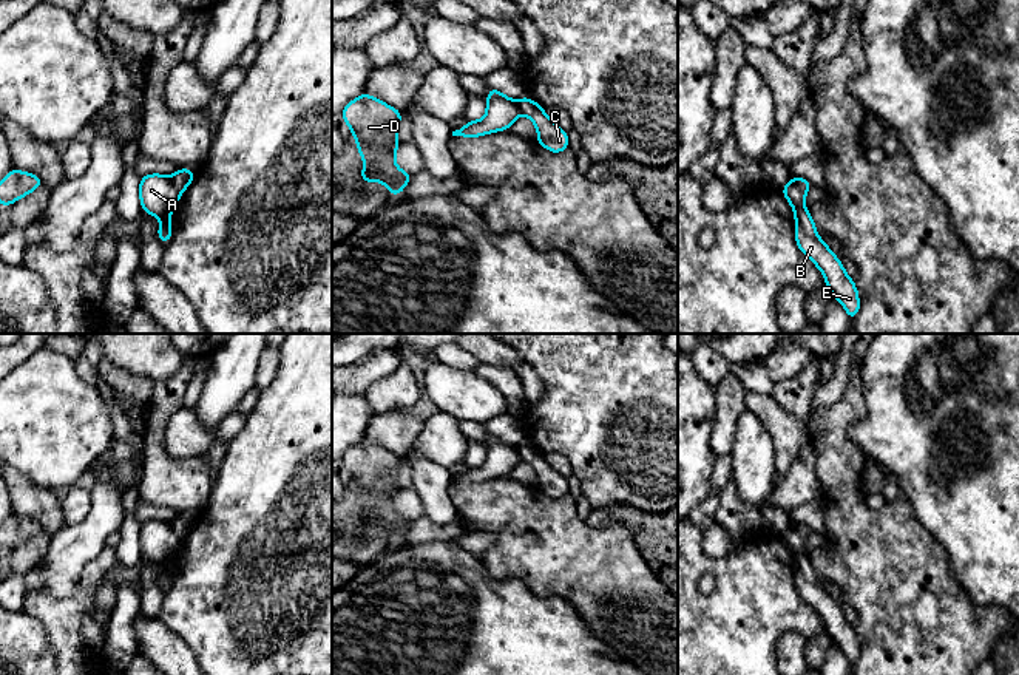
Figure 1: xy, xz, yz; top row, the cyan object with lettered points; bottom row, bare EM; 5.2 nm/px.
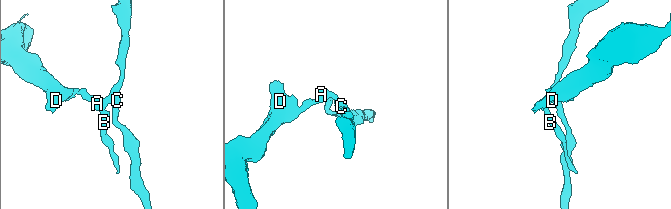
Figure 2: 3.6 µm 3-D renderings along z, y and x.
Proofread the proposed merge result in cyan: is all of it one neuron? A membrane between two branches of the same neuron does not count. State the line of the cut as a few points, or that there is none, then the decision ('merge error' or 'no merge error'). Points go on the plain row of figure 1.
xy (170, 522), (181, 538) | merge error

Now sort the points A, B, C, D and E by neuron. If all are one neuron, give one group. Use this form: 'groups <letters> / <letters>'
groups A B D E / C

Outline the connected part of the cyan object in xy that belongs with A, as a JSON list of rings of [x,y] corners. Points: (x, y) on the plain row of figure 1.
[[[159,519],[142,522],[139,544],[142,556],[157,562],[161,567],[157,576],[159,587],[162,590],[168,589],[171,585],[170,564],[181,544],[181,538],[174,531],[171,522]]]

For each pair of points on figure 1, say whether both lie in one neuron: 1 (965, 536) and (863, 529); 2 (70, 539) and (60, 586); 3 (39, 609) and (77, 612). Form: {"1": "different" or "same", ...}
{"1": "different", "2": "same", "3": "same"}

